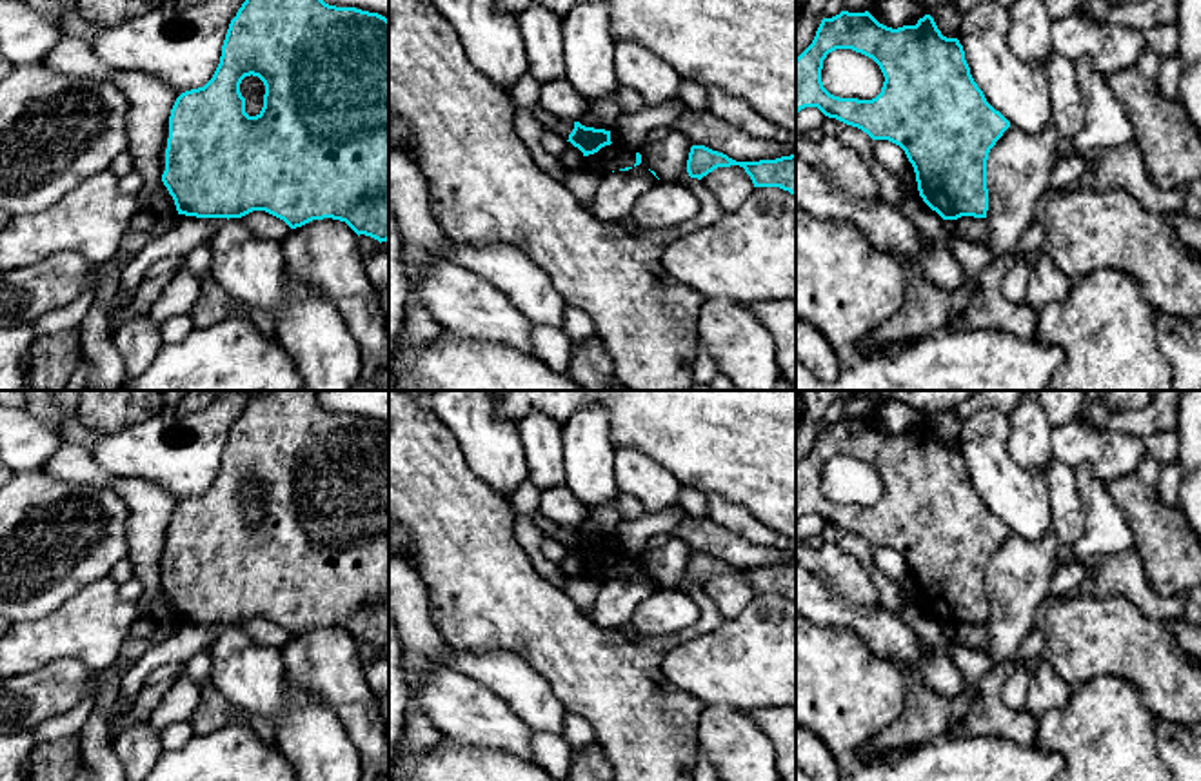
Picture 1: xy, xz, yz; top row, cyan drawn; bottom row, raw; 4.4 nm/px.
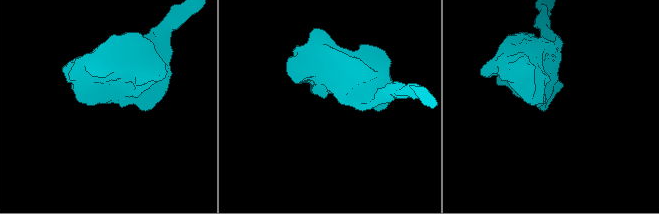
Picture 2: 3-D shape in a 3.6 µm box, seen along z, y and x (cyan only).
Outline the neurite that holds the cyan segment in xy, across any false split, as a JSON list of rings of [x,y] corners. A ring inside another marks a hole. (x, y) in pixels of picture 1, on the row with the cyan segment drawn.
[[[245,0],[231,20],[220,64],[213,78],[198,89],[182,93],[169,116],[165,171],[162,182],[174,200],[178,214],[196,218],[242,218],[253,211],[265,211],[283,220],[291,229],[313,220],[333,218],[345,222],[358,236],[389,240],[389,20],[378,13],[356,7],[336,7],[323,0]],[[245,76],[258,76],[265,85],[263,107],[256,116],[245,113],[240,84]]]

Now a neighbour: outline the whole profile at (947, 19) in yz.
[[[952,4],[936,5],[928,15],[934,18],[938,29],[947,38],[958,38],[963,15]]]

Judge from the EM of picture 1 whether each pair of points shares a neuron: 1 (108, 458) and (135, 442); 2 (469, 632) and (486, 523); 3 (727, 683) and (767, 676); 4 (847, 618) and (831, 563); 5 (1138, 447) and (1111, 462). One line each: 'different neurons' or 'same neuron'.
1: same neuron
2: same neuron
3: same neuron
4: different neurons
5: same neuron

